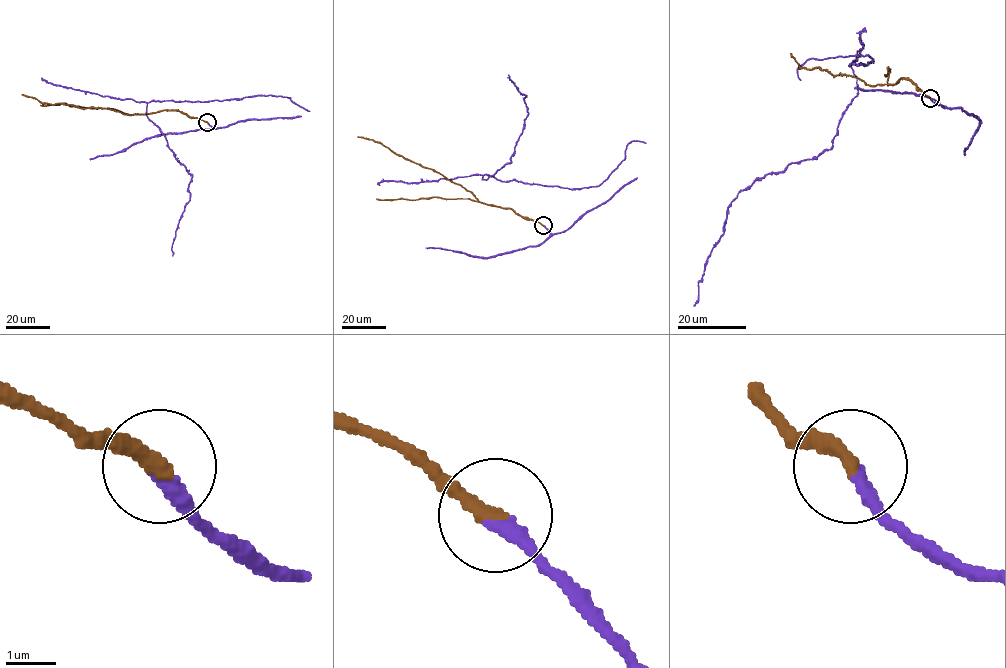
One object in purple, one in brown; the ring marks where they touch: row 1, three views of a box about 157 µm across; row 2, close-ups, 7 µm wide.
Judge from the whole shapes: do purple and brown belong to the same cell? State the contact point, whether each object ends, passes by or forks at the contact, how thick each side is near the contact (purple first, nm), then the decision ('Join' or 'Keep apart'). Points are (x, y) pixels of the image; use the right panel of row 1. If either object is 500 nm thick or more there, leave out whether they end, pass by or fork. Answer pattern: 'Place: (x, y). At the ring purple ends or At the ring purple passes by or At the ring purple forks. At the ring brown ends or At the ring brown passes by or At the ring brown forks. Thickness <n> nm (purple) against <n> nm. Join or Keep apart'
Place: (930, 98). At the ring purple ends. At the ring brown ends. Thickness 320 nm (purple) against 320 nm. Join

